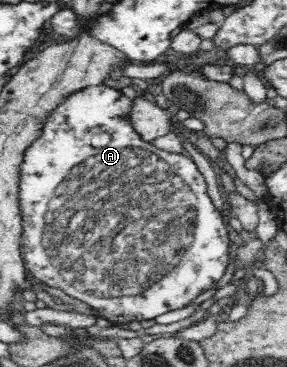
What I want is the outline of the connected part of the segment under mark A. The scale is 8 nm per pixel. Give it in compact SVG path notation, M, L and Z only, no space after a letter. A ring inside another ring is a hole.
M92 85L86 89L71 92L70 96L66 96L66 100L62 100L54 110L50 110L38 138L24 149L22 162L18 169L18 210L21 214L23 230L20 251L23 254L28 274L33 280L40 280L48 286L60 288L72 298L86 302L96 311L97 317L106 318L113 324L152 320L156 316L184 308L190 300L212 288L226 274L226 270L230 266L228 230L222 215L216 211L212 200L206 193L204 177L187 153L169 153L156 148L152 141L146 142L142 139L130 120L132 102L133 100L124 96L120 90L107 85Z

